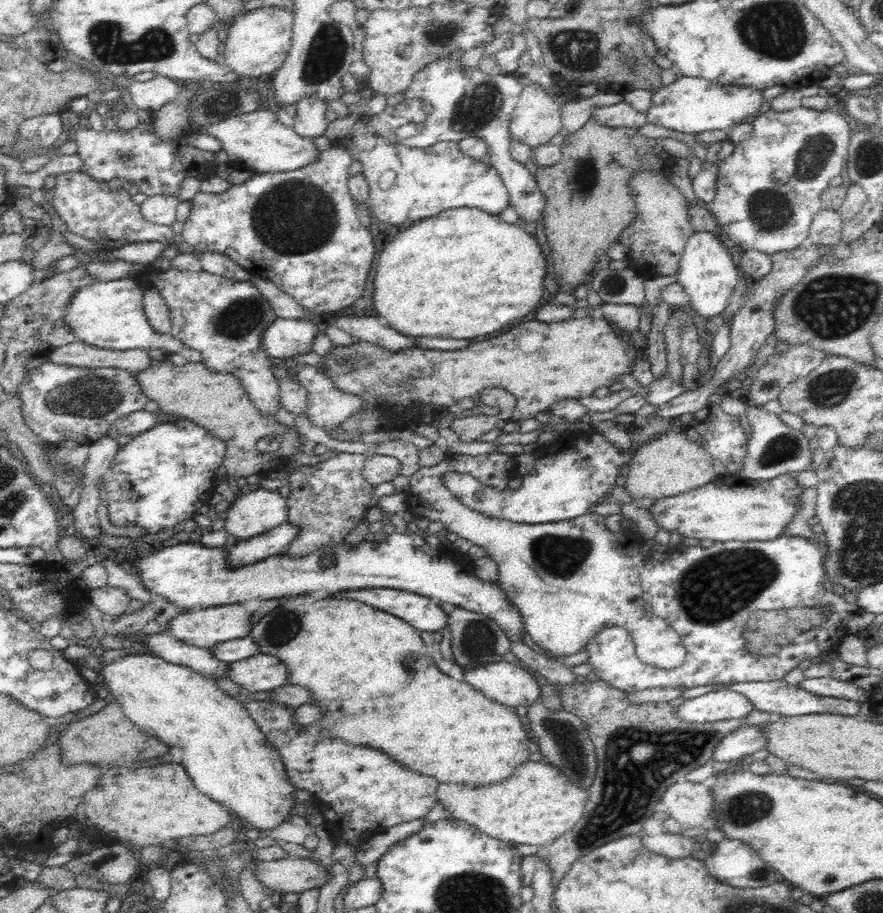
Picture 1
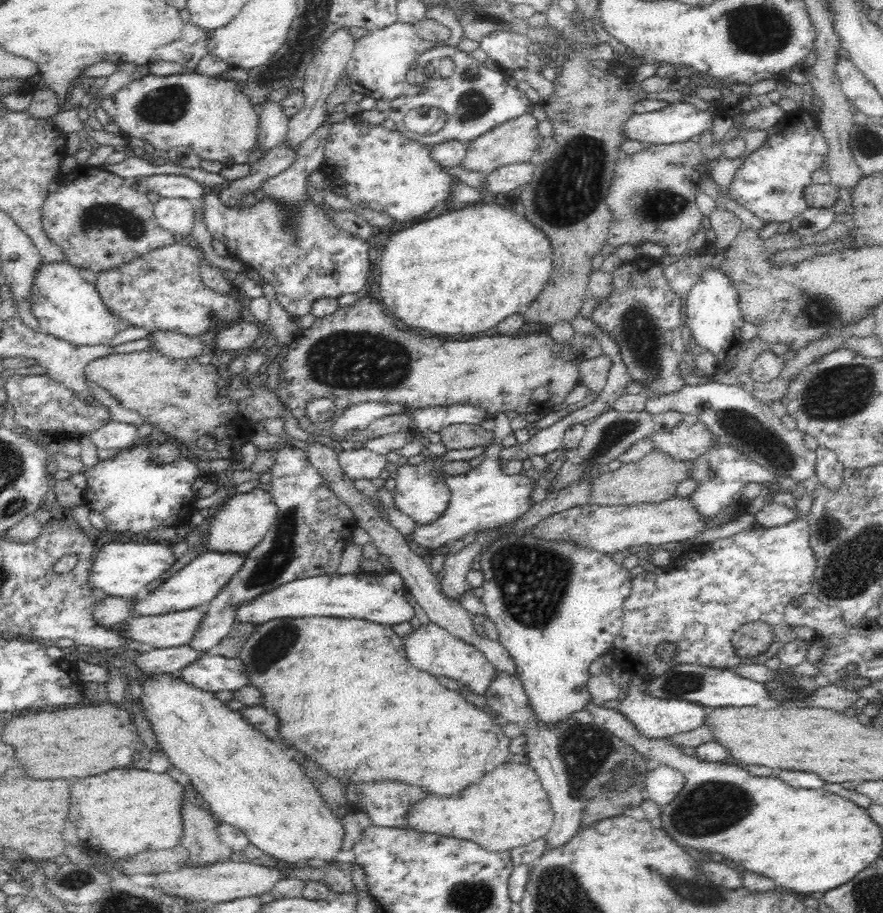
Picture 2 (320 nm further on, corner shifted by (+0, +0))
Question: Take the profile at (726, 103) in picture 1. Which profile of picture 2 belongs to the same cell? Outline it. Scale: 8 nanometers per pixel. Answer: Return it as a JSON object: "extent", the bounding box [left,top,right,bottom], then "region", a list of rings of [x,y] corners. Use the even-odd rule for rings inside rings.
{"extent":[624,101,713,144],"region":[[[684,101],[670,104],[667,108],[655,112],[635,113],[624,124],[624,135],[628,140],[636,140],[642,144],[676,144],[688,140],[695,140],[700,135],[711,132],[713,126],[713,113],[700,111],[696,106]]]}

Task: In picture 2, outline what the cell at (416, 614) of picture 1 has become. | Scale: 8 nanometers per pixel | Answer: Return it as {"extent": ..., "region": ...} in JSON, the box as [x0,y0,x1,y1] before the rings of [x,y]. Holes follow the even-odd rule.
{"extent":[235,572,415,627],"region":[[[337,572],[312,576],[312,578],[294,580],[290,584],[282,584],[270,592],[264,592],[262,596],[254,598],[248,604],[240,604],[236,610],[235,620],[238,623],[259,625],[276,618],[333,616],[367,620],[391,627],[394,624],[408,622],[412,616],[415,616],[414,609],[405,598],[405,586],[403,579],[395,572],[385,576],[356,573],[341,576]]]}

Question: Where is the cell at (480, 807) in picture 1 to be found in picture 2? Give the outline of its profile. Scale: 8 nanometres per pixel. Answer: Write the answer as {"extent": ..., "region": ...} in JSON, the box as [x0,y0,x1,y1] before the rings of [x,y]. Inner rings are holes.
{"extent":[406,760,554,852],"region":[[[508,760],[458,796],[438,798],[430,794],[408,809],[406,829],[471,840],[492,852],[512,851],[530,844],[545,836],[554,820],[549,794],[544,792],[534,772],[530,764]]]}

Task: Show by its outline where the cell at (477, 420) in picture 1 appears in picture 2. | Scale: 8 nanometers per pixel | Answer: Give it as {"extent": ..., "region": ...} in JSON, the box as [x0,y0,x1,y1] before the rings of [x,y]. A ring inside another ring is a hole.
{"extent":[439,424,493,451],"region":[[[452,424],[442,428],[439,434],[441,444],[448,451],[484,446],[493,437],[493,431],[488,431],[478,424]]]}

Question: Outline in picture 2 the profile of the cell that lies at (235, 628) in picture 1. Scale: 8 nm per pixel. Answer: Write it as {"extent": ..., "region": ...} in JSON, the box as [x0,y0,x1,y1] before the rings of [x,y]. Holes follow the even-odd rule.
{"extent":[121,610,204,648],"region":[[[200,610],[172,612],[158,616],[130,616],[121,628],[124,637],[152,648],[188,645],[200,628],[204,615]]]}

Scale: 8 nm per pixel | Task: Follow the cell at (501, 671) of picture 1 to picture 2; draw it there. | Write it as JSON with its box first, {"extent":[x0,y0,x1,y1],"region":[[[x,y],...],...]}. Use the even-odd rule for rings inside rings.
{"extent":[402,624,498,694],"region":[[[421,624],[408,636],[402,637],[409,663],[432,676],[447,676],[458,681],[461,689],[484,694],[498,672],[497,668],[474,646],[460,641],[437,624]]]}

